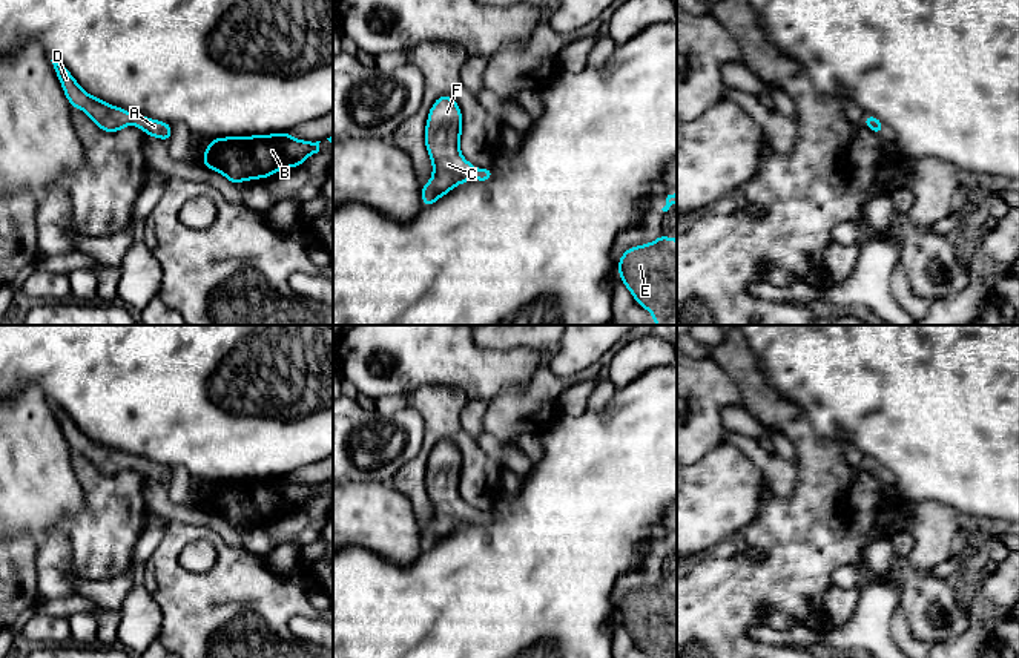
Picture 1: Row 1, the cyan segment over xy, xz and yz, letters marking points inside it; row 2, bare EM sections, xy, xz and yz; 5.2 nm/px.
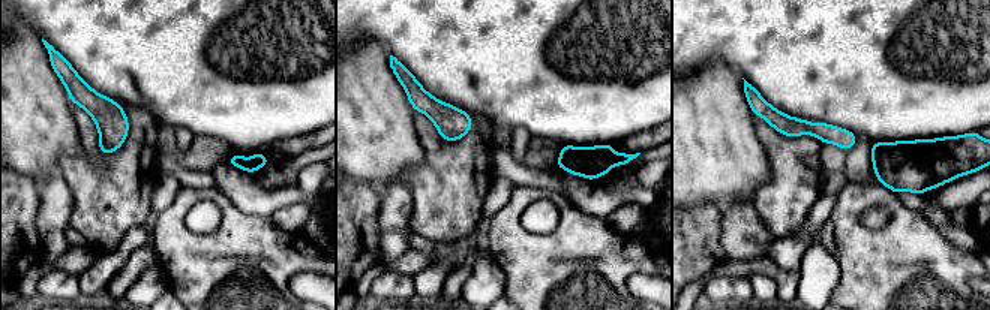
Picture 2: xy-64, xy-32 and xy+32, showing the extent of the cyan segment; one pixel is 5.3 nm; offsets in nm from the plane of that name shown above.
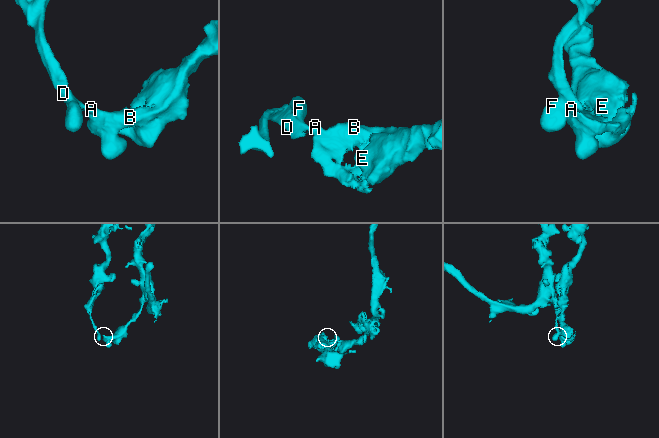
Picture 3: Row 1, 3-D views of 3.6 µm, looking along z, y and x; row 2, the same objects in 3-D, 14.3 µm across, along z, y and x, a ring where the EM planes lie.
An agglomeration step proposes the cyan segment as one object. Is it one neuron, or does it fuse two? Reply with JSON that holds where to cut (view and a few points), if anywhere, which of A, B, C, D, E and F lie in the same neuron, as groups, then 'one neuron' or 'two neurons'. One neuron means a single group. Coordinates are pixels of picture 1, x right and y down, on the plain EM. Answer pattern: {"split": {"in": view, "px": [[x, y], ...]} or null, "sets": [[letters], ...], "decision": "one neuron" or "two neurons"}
{"split": null, "sets": [["A", "B", "C", "D", "E", "F"]], "decision": "one neuron"}

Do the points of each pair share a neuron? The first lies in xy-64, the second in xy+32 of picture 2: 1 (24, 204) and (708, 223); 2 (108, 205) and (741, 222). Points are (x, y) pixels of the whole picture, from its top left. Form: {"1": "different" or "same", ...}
{"1": "same", "2": "different"}

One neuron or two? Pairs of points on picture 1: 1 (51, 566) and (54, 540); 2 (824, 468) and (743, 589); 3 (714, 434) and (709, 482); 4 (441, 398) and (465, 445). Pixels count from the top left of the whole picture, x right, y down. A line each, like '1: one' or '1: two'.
1: one
2: one
3: two
4: one

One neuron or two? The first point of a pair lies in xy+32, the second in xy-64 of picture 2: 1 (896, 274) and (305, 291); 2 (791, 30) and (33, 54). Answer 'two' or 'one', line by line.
1: two
2: two

